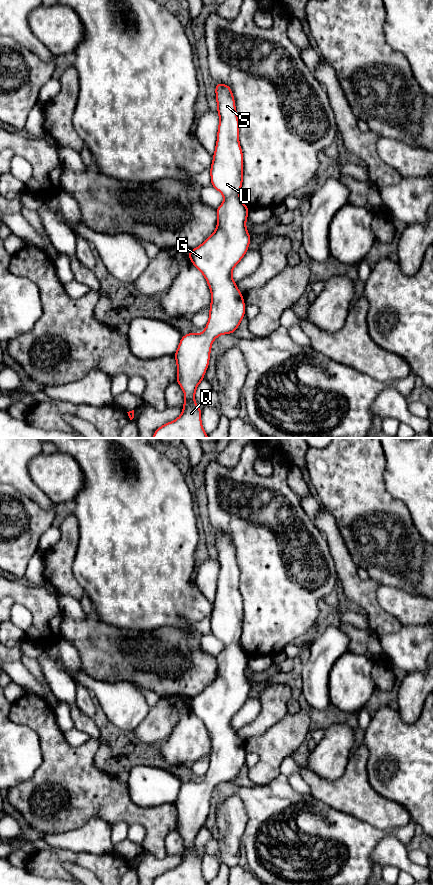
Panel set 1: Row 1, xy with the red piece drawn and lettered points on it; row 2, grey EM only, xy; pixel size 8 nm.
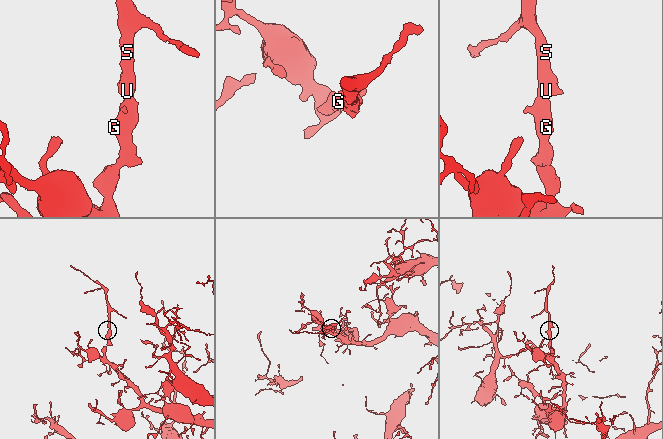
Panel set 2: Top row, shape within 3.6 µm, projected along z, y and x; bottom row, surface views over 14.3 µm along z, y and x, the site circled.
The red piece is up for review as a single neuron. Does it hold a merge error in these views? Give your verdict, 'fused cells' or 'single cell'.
single cell

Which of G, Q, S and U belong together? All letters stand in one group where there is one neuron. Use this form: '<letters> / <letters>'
G Q S U

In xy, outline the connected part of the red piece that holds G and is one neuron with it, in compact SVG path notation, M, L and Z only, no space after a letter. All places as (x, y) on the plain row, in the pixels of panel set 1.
M224 531L215 532L219 574L217 591L210 616L211 632L224 644L224 650L216 656L218 664L216 678L198 695L187 701L192 712L204 723L211 740L209 768L200 782L183 783L174 802L177 812L178 830L185 843L182 862L172 870L155 878L153 886L208 886L201 870L202 858L195 850L197 834L204 828L208 816L213 789L220 783L235 781L245 764L243 742L232 727L234 715L241 709L250 692L246 677L249 656L240 648L243 631L243 600L239 591L239 568L232 537Z

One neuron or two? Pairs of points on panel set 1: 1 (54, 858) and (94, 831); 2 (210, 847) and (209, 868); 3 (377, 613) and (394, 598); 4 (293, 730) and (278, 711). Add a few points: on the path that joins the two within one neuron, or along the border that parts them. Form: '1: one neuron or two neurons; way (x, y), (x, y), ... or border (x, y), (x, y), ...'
1: two neurons; border (55, 847), (88, 852), (90, 854)
2: two neurons; border (217, 839), (218, 852), (216, 854), (205, 854)
3: two neurons; border (379, 585), (378, 603), (400, 624)
4: two neurons; border (287, 712), (265, 731)

